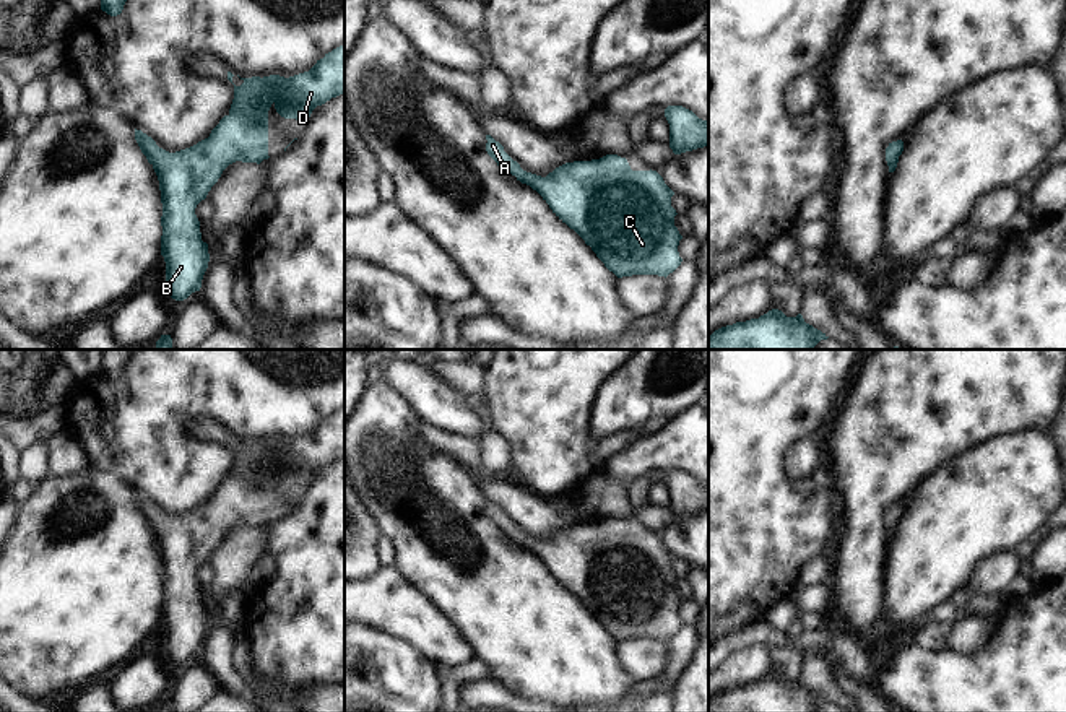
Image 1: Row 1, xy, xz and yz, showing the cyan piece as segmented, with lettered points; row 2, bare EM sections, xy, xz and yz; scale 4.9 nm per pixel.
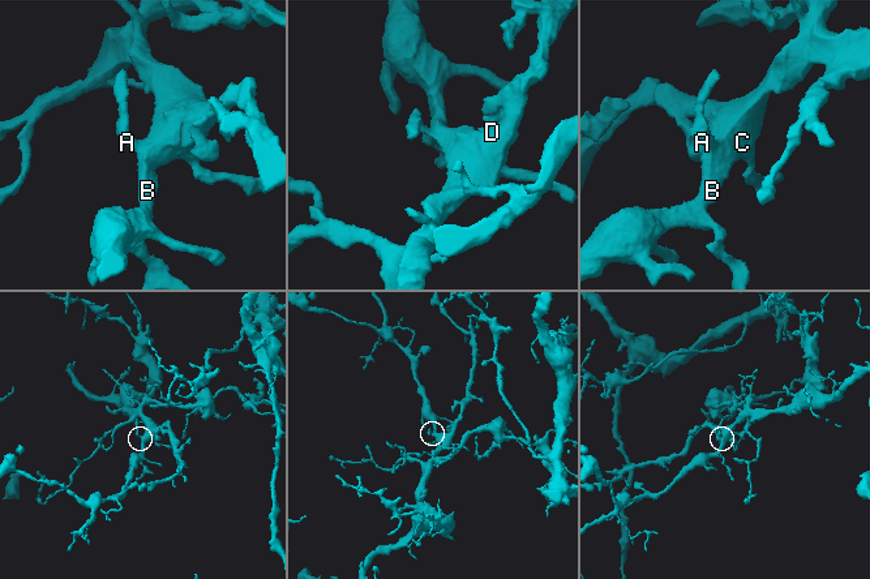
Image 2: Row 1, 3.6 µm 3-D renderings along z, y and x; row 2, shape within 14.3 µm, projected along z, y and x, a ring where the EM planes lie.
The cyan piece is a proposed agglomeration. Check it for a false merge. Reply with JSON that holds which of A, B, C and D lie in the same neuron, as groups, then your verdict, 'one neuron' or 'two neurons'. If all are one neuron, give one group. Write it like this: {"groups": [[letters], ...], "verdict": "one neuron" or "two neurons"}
{"groups": [["A", "B", "C", "D"]], "verdict": "one neuron"}

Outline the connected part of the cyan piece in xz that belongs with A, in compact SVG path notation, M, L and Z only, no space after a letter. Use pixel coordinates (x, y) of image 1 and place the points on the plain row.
M486 499L486 504L486 515L497 530L536 554L552 577L574 593L618 642L666 642L681 629L678 610L682 600L674 590L678 577L671 571L674 556L656 535L632 535L626 522L606 519L600 523L566 527L541 541L523 535L491 499Z

